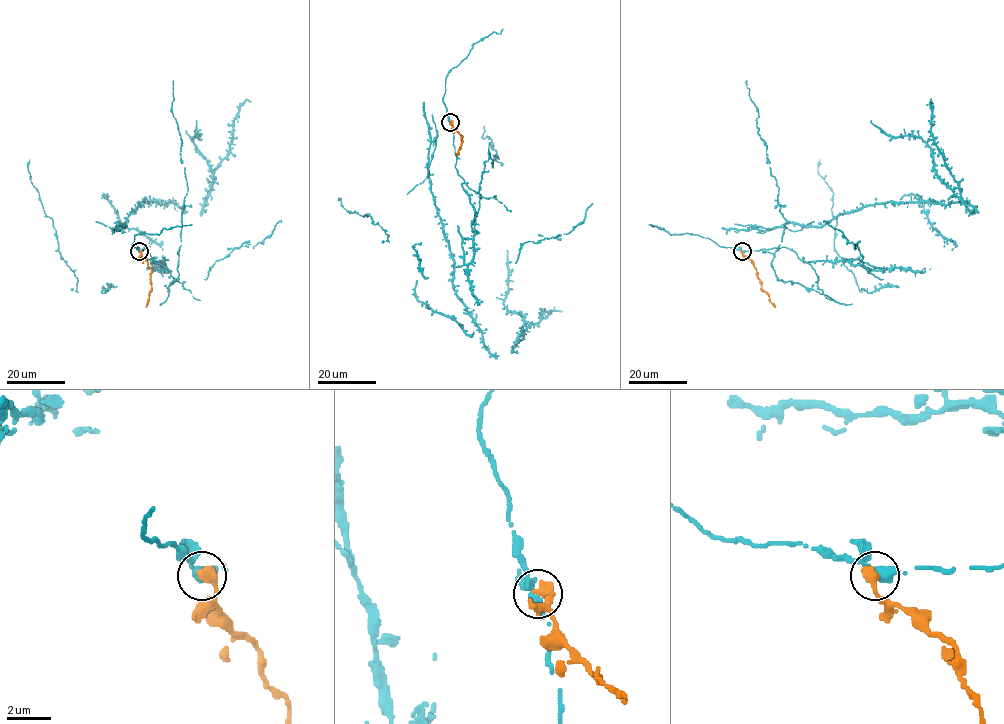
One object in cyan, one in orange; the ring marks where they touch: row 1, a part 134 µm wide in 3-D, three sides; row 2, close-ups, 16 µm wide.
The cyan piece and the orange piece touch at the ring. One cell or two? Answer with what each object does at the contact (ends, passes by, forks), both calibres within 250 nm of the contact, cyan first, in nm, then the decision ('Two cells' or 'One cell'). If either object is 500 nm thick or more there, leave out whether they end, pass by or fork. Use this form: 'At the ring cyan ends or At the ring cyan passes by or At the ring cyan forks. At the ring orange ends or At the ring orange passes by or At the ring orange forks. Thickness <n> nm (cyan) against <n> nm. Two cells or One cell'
Thickness 480 nm (cyan) against 500 nm. Two cells

